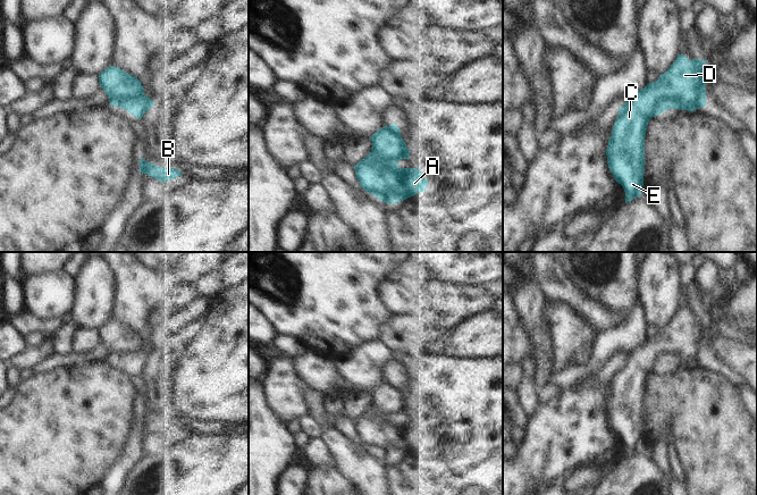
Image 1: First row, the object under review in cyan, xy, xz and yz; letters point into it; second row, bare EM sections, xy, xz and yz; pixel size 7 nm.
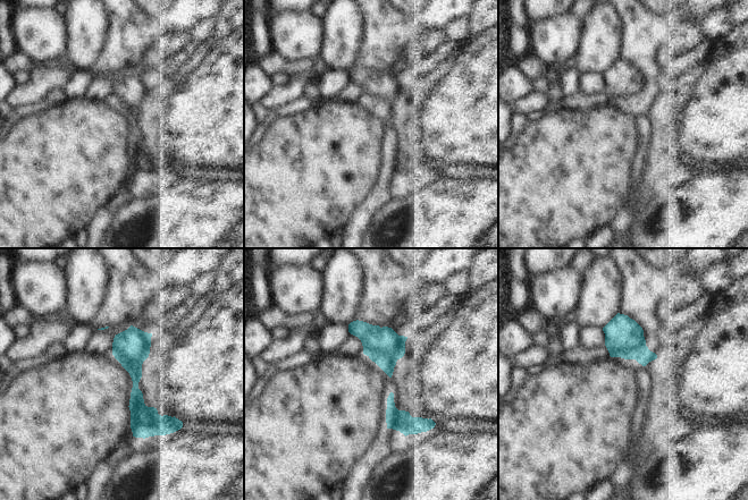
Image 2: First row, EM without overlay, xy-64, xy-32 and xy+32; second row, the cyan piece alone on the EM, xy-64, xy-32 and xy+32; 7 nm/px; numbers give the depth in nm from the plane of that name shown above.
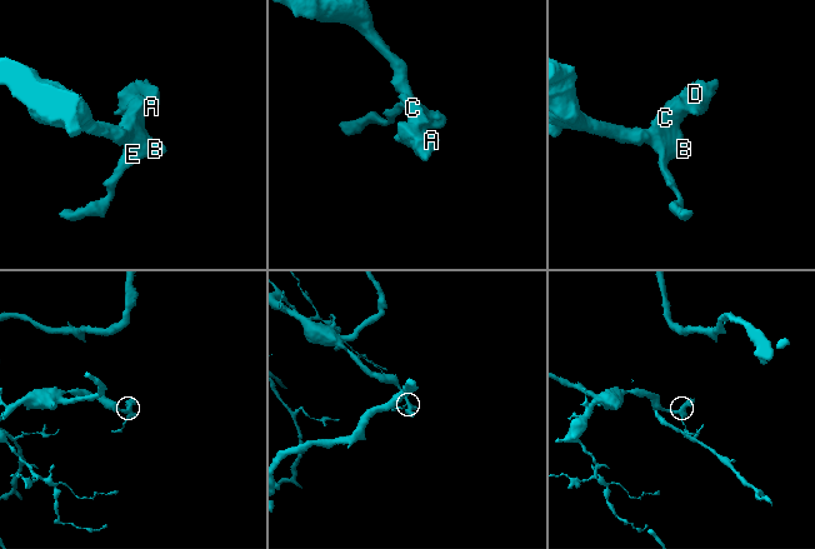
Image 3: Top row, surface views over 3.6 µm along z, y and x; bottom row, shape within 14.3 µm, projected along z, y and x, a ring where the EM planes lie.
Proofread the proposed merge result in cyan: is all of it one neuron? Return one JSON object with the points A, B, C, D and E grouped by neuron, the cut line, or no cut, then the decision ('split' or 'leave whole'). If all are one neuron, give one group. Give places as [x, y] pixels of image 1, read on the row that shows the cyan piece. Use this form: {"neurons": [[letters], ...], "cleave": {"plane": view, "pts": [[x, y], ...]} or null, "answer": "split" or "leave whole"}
{"neurons": [["A", "B", "C", "D", "E"]], "cleave": null, "answer": "leave whole"}

